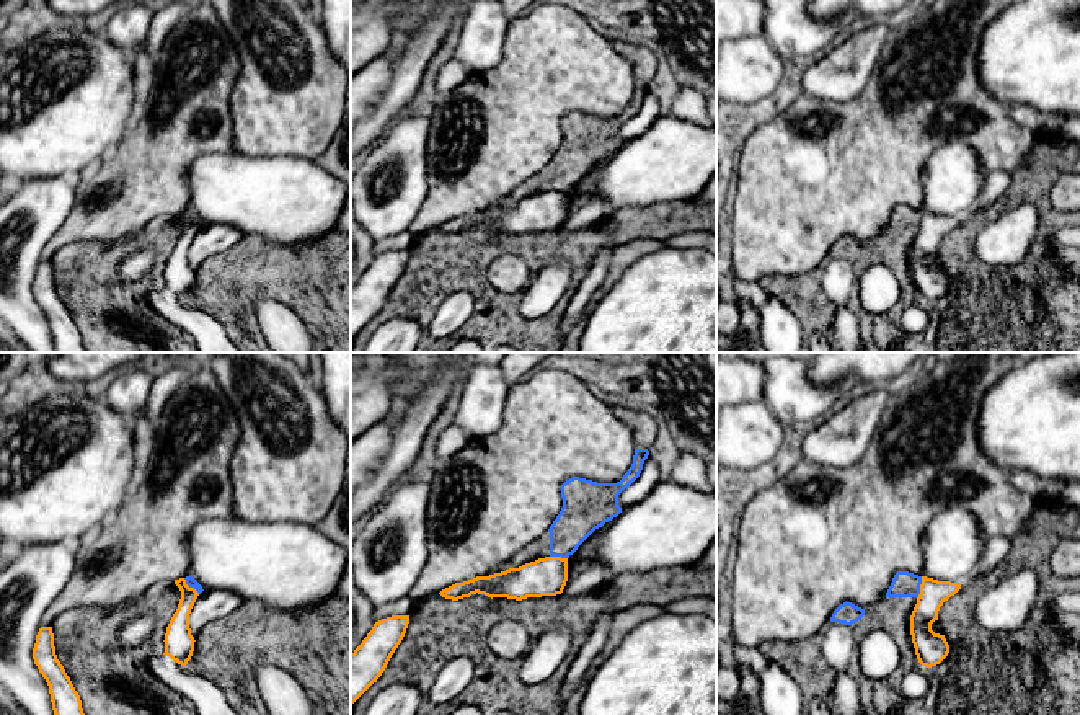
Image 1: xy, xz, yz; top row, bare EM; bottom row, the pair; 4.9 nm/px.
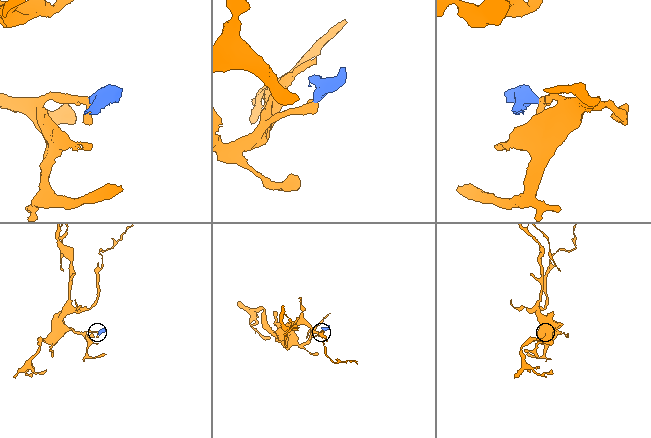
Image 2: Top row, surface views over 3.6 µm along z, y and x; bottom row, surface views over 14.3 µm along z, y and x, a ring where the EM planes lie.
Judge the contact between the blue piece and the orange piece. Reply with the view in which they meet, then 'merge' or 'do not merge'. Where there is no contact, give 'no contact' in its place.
yz | do not merge

